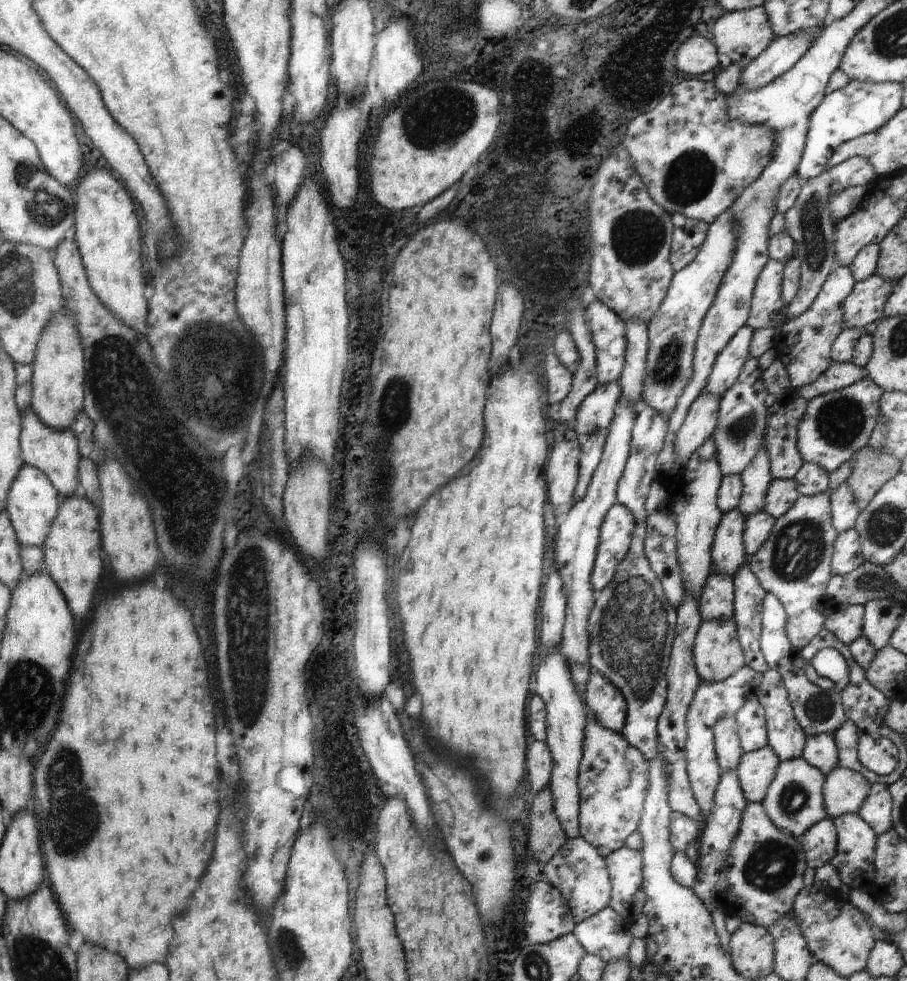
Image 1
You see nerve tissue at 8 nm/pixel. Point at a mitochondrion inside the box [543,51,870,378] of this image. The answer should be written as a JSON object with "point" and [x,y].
{"point":[638,235]}

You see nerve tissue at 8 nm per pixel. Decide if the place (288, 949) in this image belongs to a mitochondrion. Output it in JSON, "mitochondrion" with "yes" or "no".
{"mitochondrion":"yes"}

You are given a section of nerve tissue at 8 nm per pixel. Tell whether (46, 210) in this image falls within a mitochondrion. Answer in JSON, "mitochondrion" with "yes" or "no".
{"mitochondrion":"yes"}

